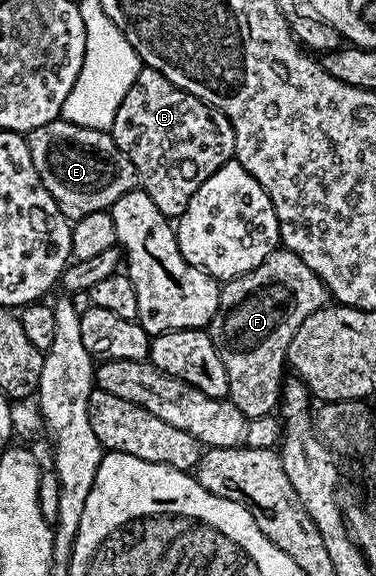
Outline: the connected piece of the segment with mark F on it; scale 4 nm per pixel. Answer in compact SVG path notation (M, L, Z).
M276 249L256 269L244 273L235 279L227 279L221 284L218 293L218 311L210 322L208 334L214 342L216 353L220 353L220 361L224 361L224 373L228 373L228 397L246 415L247 420L258 419L265 415L273 415L279 410L282 397L282 384L288 364L286 350L300 325L304 325L304 317L316 313L327 306L328 292L326 287L296 257L296 253L285 249Z

